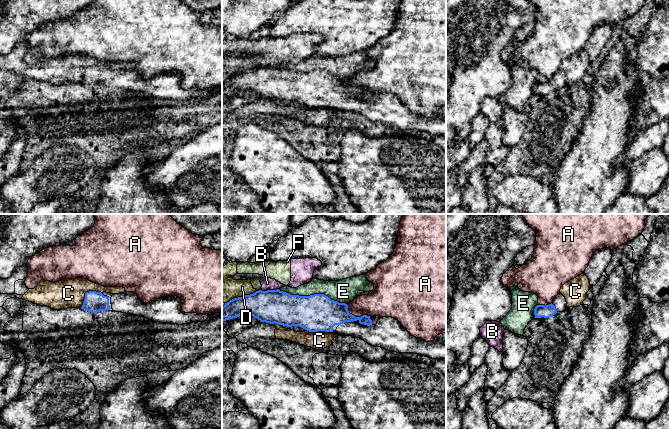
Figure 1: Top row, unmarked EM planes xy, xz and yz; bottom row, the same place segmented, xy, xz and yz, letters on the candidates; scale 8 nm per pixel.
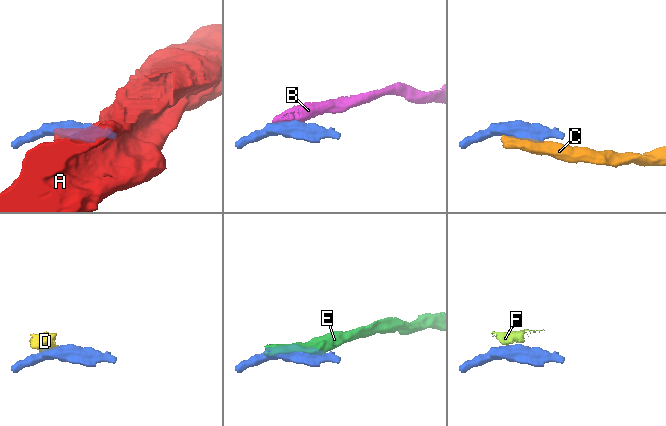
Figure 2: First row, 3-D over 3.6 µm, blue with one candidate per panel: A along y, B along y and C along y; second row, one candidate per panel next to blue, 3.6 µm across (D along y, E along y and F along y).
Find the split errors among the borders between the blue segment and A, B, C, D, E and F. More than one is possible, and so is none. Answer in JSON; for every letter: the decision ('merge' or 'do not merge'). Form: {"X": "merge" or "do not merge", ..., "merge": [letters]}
{"A": "do not merge", "B": "do not merge", "C": "do not merge", "D": "do not merge", "E": "do not merge", "F": "do not merge", "merge": []}

